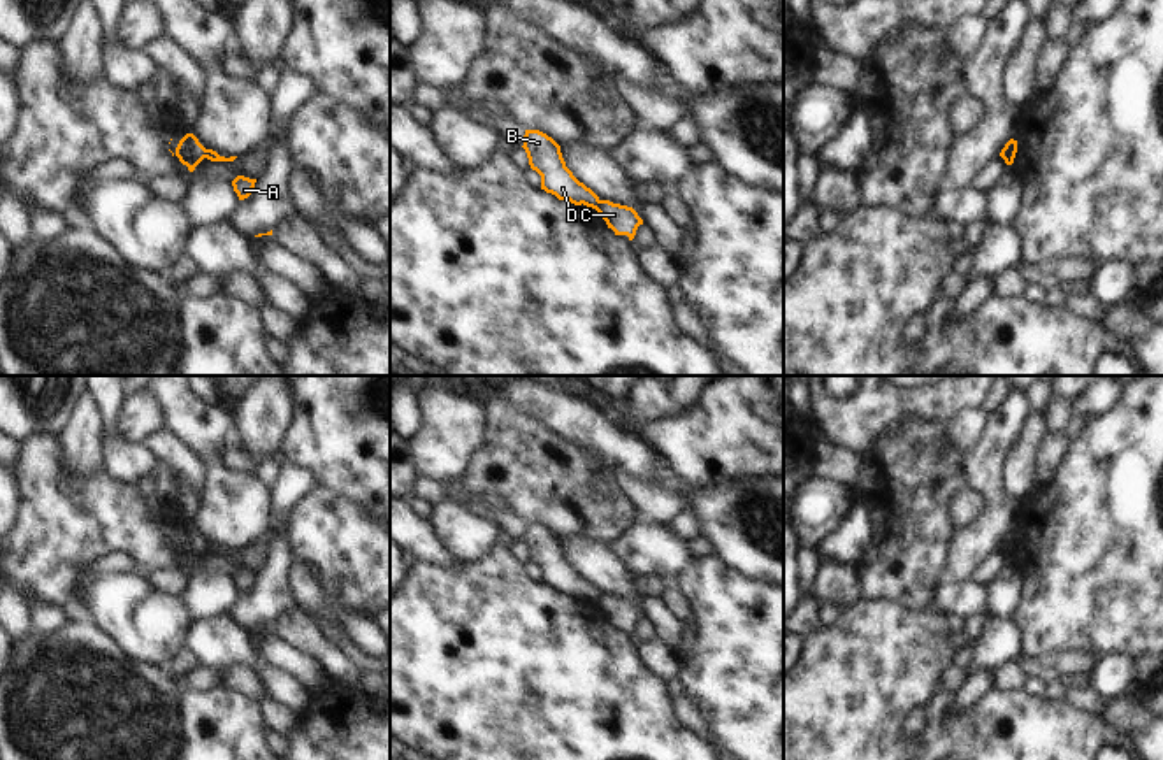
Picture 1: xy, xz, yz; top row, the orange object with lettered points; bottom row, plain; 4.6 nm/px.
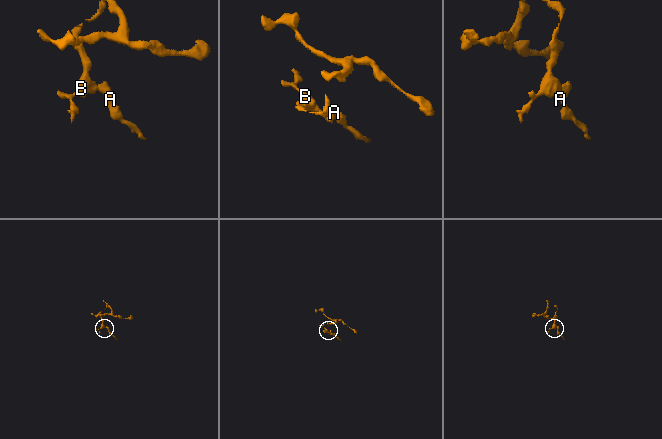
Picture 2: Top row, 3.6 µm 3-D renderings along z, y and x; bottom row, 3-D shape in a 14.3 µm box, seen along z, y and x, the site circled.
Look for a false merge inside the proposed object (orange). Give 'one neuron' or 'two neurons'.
one neuron

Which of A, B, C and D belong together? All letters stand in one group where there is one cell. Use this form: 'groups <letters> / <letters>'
groups A B C D

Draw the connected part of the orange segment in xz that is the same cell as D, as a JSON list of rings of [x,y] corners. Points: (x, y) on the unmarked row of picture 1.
[[[525,523],[524,539],[529,558],[541,569],[541,583],[555,588],[559,593],[569,593],[574,599],[587,599],[599,606],[615,628],[634,632],[643,613],[632,600],[601,593],[590,581],[580,576],[566,560],[560,539],[539,523]]]

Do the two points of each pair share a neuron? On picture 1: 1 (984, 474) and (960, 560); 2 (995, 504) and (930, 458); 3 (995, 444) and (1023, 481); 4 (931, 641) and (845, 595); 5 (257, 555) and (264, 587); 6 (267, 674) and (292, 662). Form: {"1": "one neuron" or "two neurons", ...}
{"1": "one neuron", "2": "two neurons", "3": "two neurons", "4": "two neurons", "5": "two neurons", "6": "two neurons"}

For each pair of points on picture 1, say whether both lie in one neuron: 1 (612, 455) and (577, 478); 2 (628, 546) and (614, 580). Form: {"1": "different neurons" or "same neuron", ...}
{"1": "different neurons", "2": "different neurons"}

